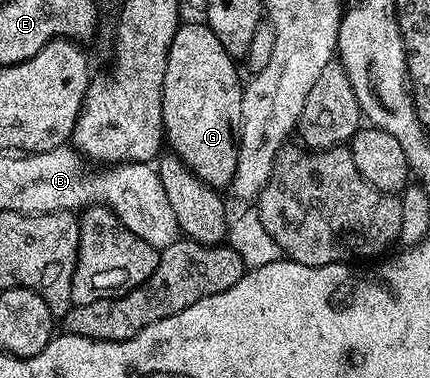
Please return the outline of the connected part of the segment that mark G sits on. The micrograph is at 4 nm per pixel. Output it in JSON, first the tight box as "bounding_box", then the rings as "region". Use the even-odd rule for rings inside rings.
{"bounding_box":[162,23,244,190],"region":[[[205,23],[179,24],[168,51],[162,88],[162,127],[164,141],[204,183],[225,190],[236,169],[240,135],[240,103],[244,88],[238,78],[235,58],[220,47],[220,39]]]}

